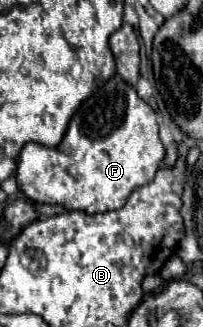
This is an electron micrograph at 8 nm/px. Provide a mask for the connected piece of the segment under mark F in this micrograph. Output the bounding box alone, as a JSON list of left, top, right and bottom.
[16,75,164,213]

